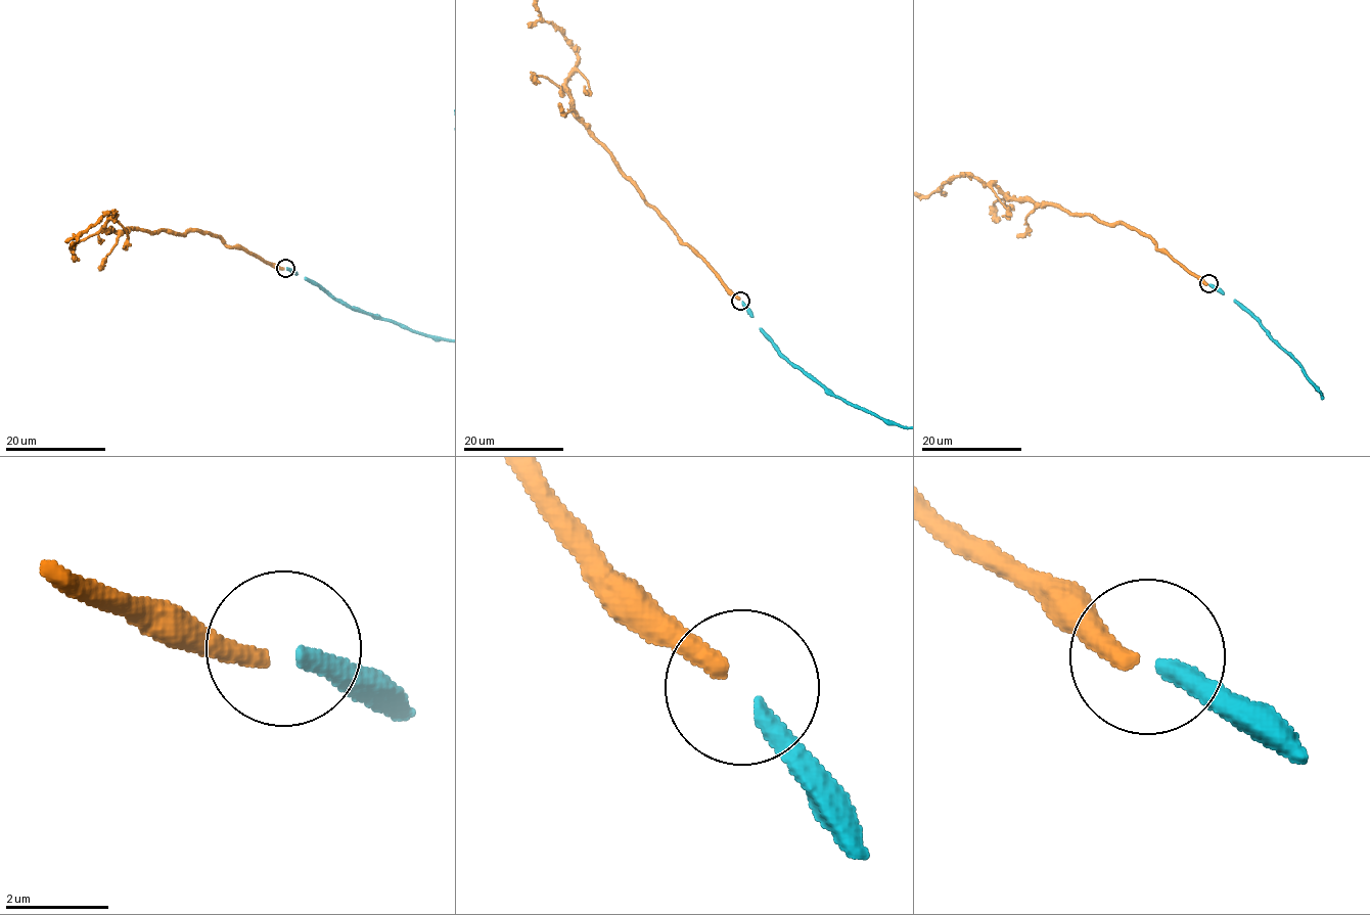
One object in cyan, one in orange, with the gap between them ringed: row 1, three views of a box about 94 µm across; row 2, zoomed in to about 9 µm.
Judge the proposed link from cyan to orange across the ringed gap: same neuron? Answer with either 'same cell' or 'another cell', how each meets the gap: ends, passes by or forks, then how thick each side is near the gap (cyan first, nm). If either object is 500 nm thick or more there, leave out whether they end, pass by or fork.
same cell | cyan ends | orange ends | 360/360 nm

